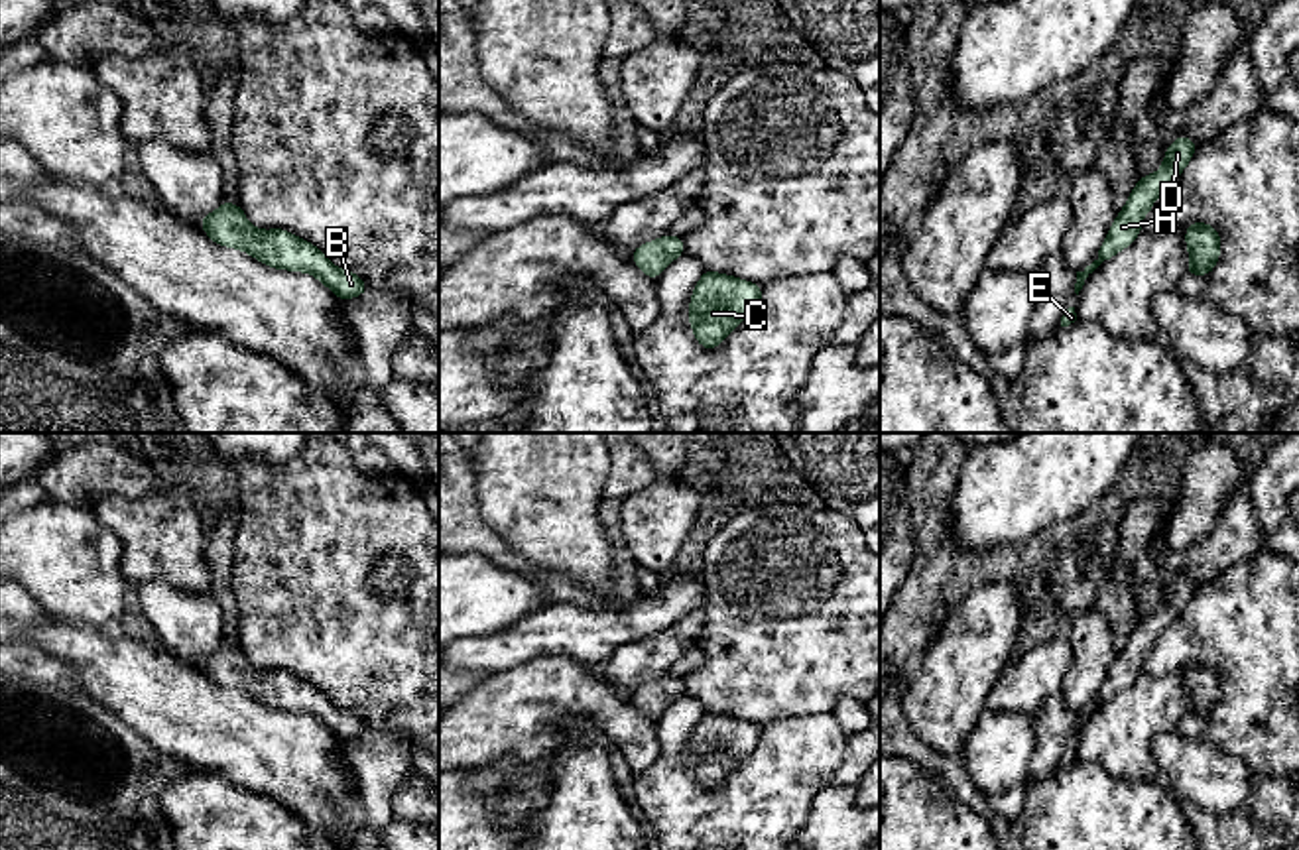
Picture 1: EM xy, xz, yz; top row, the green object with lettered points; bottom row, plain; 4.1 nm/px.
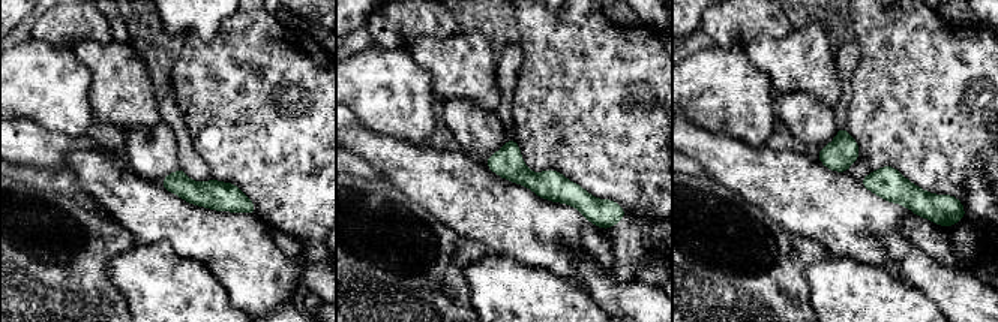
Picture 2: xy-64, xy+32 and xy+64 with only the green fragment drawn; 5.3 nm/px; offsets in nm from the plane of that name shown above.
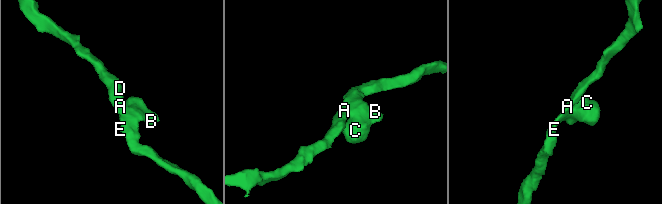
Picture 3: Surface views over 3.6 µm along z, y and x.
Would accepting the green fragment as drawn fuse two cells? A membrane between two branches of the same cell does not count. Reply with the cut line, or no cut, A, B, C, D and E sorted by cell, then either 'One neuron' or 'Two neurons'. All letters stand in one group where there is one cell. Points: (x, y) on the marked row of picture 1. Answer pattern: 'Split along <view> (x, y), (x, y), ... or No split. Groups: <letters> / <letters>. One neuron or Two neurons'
No split. Groups: A B C D E. One neuron

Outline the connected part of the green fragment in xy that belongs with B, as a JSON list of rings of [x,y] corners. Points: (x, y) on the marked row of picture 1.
[[[226,199],[215,212],[201,218],[201,228],[215,244],[242,250],[264,266],[311,273],[340,301],[368,291],[362,277],[337,268],[315,244],[283,228],[260,230],[252,226],[242,207]]]

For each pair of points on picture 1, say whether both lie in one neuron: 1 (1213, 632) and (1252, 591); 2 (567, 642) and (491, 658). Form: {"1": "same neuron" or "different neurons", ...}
{"1": "same neuron", "2": "same neuron"}

